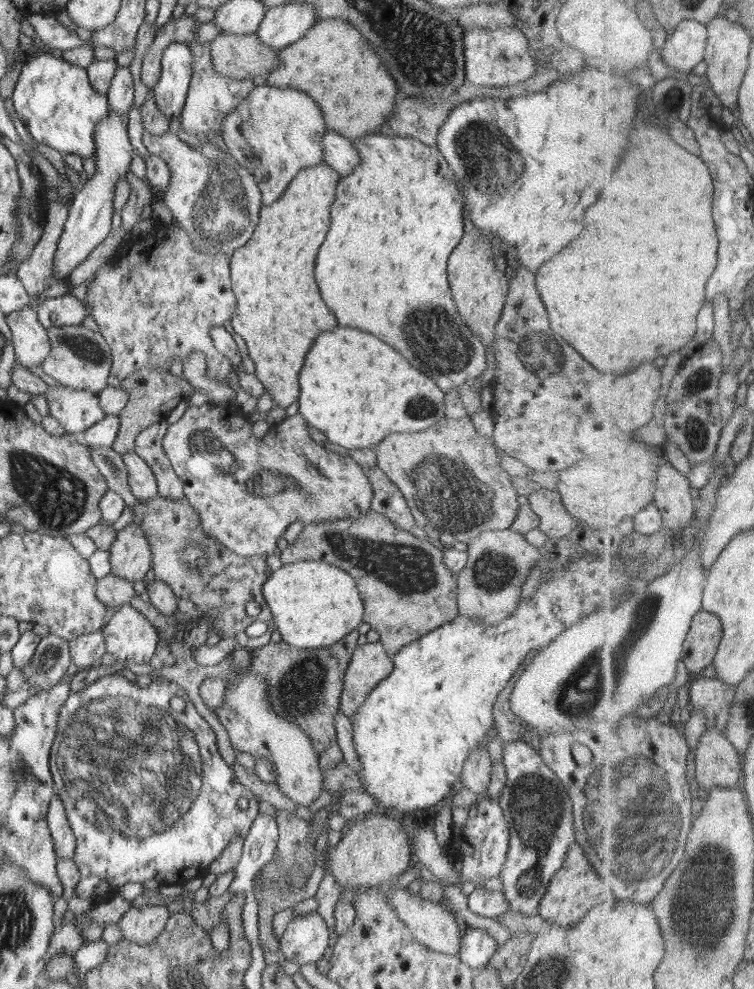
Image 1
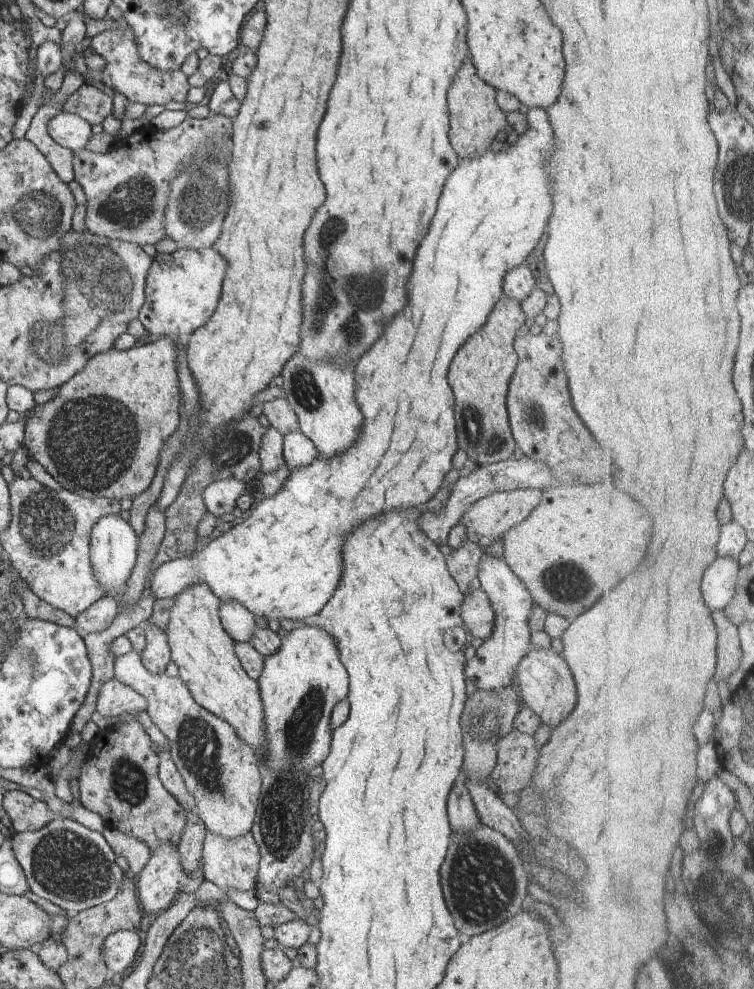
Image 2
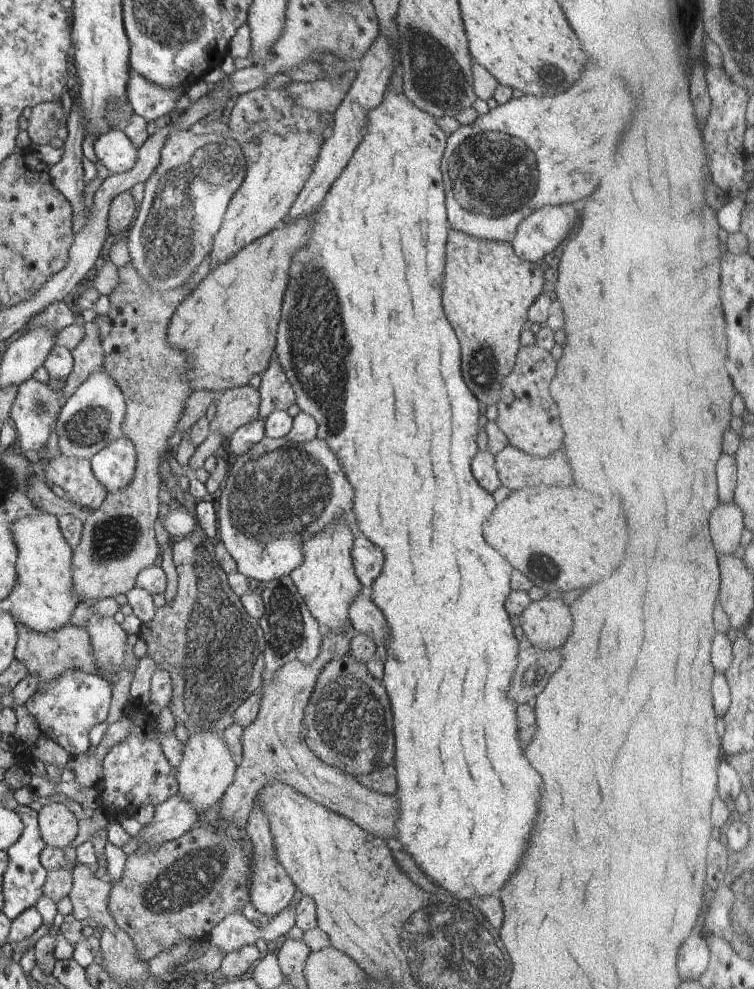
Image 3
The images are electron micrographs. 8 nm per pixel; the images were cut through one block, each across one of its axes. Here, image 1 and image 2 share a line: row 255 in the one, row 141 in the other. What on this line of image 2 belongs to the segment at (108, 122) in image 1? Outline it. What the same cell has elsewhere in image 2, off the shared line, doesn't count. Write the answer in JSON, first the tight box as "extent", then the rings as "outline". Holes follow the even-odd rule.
{"extent":[47,111,91,152],"outline":[[[59,111],[47,122],[49,138],[72,152],[80,151],[91,138],[90,124],[76,114]]]}

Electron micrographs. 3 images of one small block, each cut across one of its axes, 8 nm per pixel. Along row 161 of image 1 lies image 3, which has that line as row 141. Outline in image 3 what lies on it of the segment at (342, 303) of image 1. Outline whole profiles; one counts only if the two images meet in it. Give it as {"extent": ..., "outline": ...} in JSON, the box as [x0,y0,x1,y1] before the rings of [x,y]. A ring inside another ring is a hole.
{"extent":[273,85,541,901],"outline":[[[390,85],[386,88],[385,92],[383,92],[381,102],[367,112],[367,122],[365,122],[365,126],[363,126],[361,132],[359,144],[356,144],[355,150],[353,150],[353,154],[349,157],[343,170],[341,170],[339,178],[333,182],[333,186],[331,186],[327,194],[325,194],[319,210],[312,216],[313,222],[311,222],[309,237],[306,239],[307,244],[305,244],[303,248],[299,248],[299,250],[293,254],[291,262],[289,262],[287,286],[285,286],[283,300],[281,300],[280,317],[275,334],[273,356],[277,358],[277,362],[282,366],[283,374],[285,374],[285,378],[287,378],[287,382],[292,386],[294,403],[299,408],[299,412],[307,413],[307,416],[312,416],[312,419],[315,420],[315,436],[318,437],[319,440],[325,440],[325,444],[333,450],[337,462],[341,464],[341,470],[343,470],[347,482],[349,482],[351,488],[353,488],[354,530],[359,528],[361,534],[363,534],[369,542],[377,544],[377,546],[381,548],[381,552],[383,552],[383,568],[381,568],[381,574],[379,574],[379,576],[375,578],[375,582],[371,584],[370,599],[373,601],[373,604],[381,610],[381,614],[383,614],[383,618],[385,618],[385,624],[387,624],[387,628],[389,628],[389,642],[387,642],[387,646],[385,646],[385,648],[387,648],[387,656],[385,656],[385,660],[383,660],[383,688],[385,688],[385,692],[387,692],[387,696],[389,696],[391,714],[393,714],[393,736],[395,736],[395,762],[393,762],[393,764],[395,764],[395,780],[397,780],[397,788],[399,788],[399,790],[397,790],[399,818],[397,818],[397,822],[394,824],[394,828],[397,830],[397,840],[401,843],[403,851],[407,851],[407,854],[417,862],[423,874],[429,876],[445,893],[456,898],[465,898],[465,900],[471,901],[471,898],[495,896],[497,890],[507,882],[507,878],[517,870],[519,860],[521,860],[521,856],[525,854],[525,848],[527,848],[527,842],[529,842],[529,834],[531,834],[531,830],[533,830],[533,826],[535,826],[535,820],[537,820],[537,802],[539,802],[539,798],[541,798],[541,794],[539,794],[539,784],[541,784],[539,774],[537,774],[537,772],[527,764],[527,760],[523,758],[523,748],[521,748],[521,742],[519,742],[519,730],[517,730],[517,720],[515,720],[515,708],[513,708],[513,704],[511,704],[509,698],[507,698],[507,686],[509,686],[509,680],[511,680],[511,672],[515,671],[516,656],[518,653],[518,641],[515,639],[513,632],[511,632],[512,626],[509,624],[509,618],[507,618],[505,610],[503,610],[503,602],[505,602],[505,598],[507,598],[510,590],[510,576],[513,568],[507,561],[503,562],[504,558],[499,556],[499,553],[494,548],[489,548],[489,546],[483,542],[483,538],[481,538],[481,522],[483,522],[483,516],[487,516],[487,514],[493,510],[495,504],[493,504],[491,494],[487,494],[483,488],[479,488],[479,484],[471,478],[471,472],[469,472],[469,460],[477,454],[477,444],[475,441],[478,430],[477,420],[479,418],[479,412],[477,412],[477,401],[473,398],[471,392],[467,390],[467,386],[463,384],[463,380],[461,380],[461,374],[459,374],[459,344],[457,344],[457,338],[455,338],[449,322],[447,322],[445,316],[443,316],[441,302],[439,302],[441,280],[443,280],[443,244],[445,244],[445,236],[447,236],[445,190],[442,172],[439,170],[439,167],[447,136],[445,136],[443,131],[435,124],[434,117],[425,112],[421,112],[417,106],[413,106],[413,104],[407,100],[407,96],[403,94],[403,90],[393,92],[393,86]]]}

